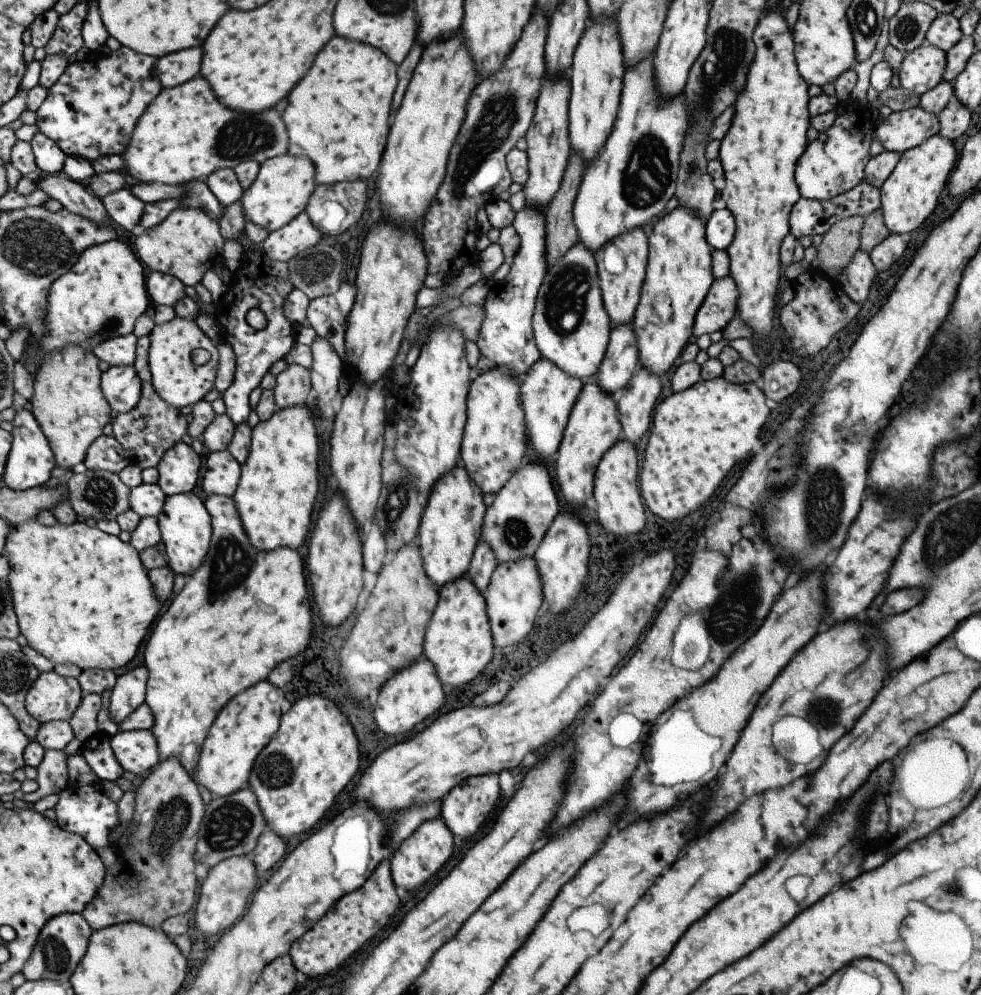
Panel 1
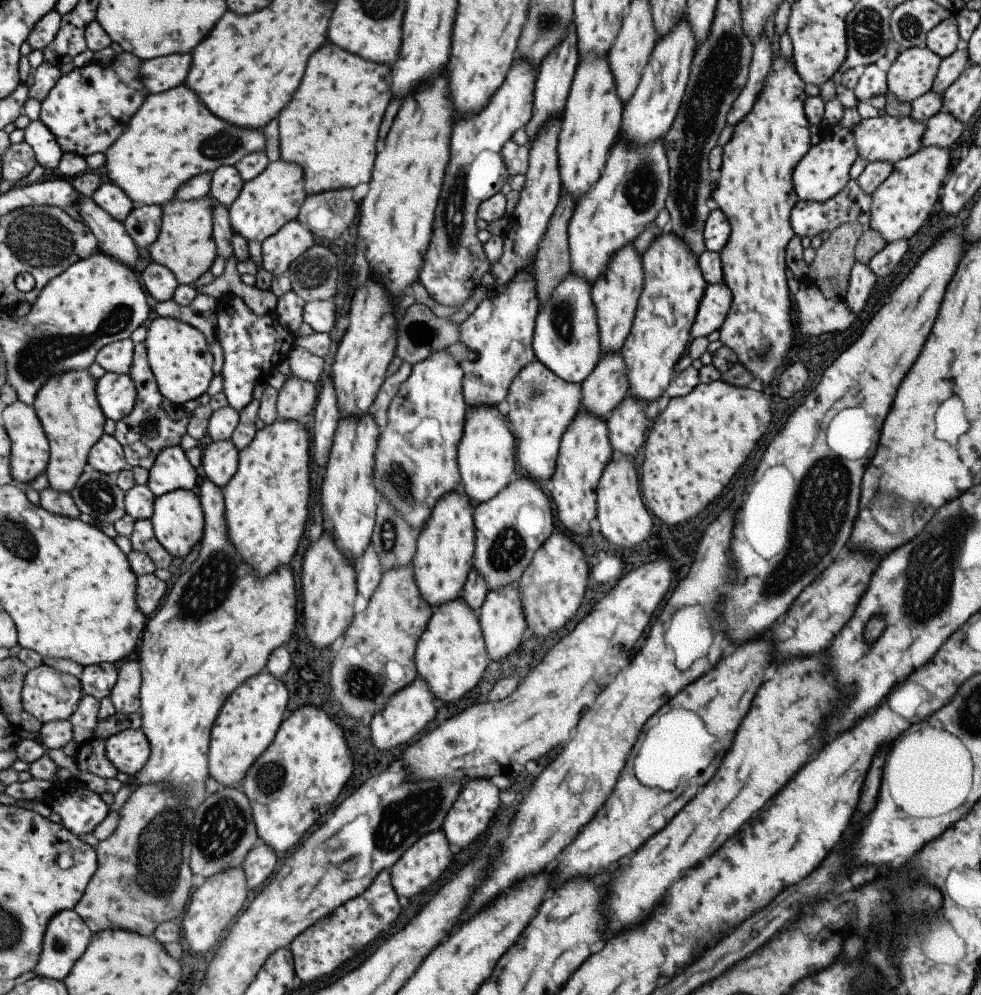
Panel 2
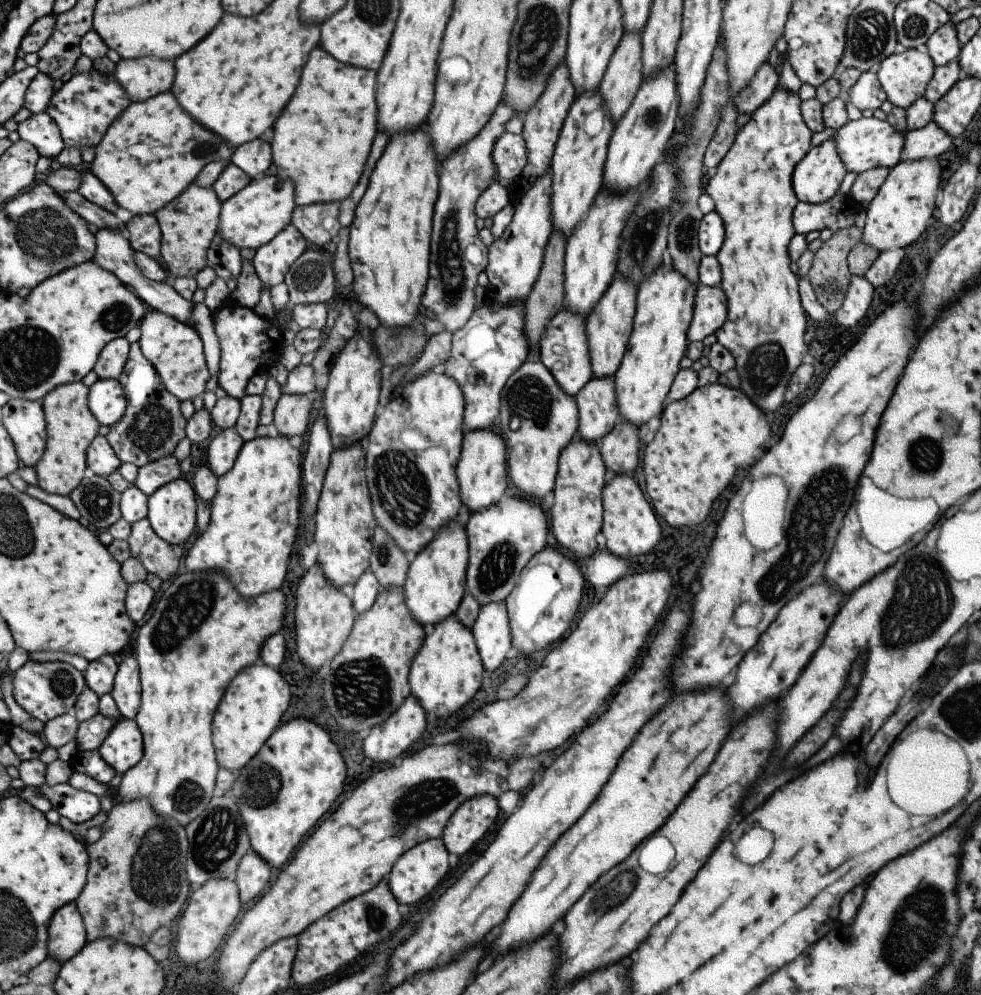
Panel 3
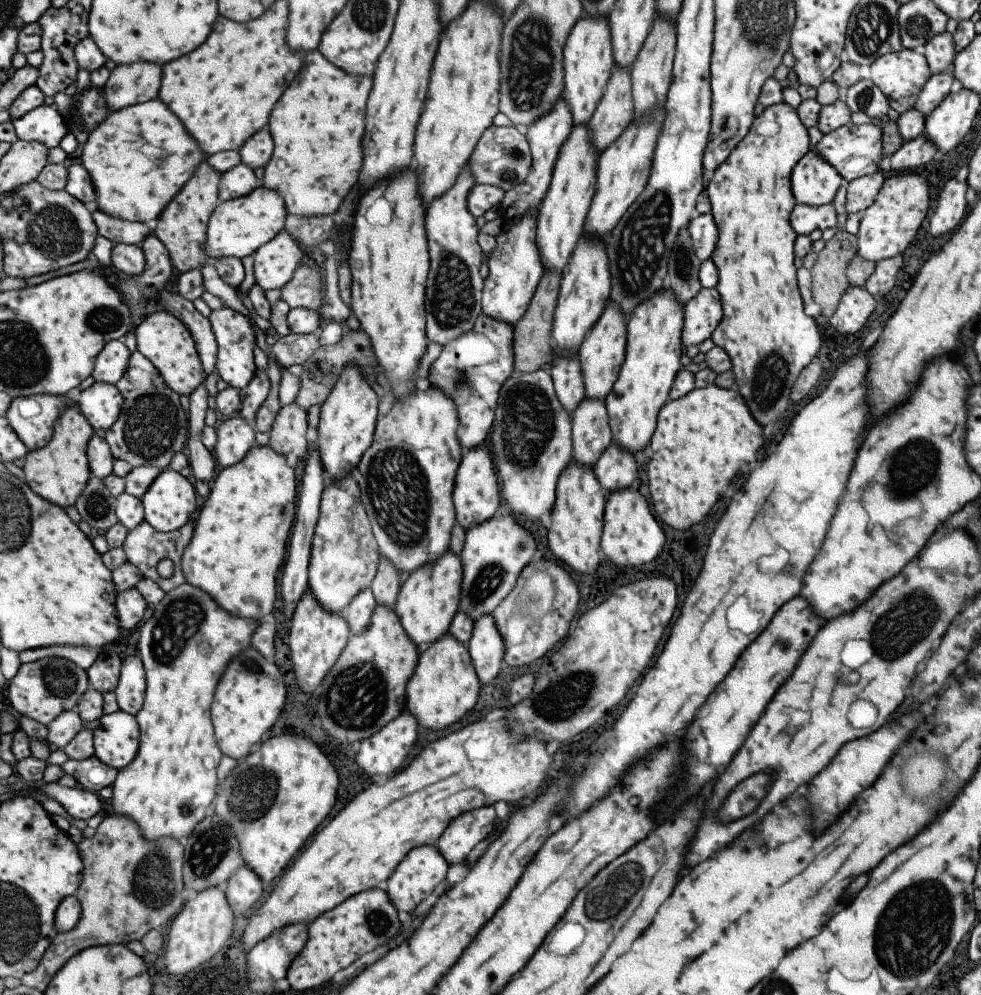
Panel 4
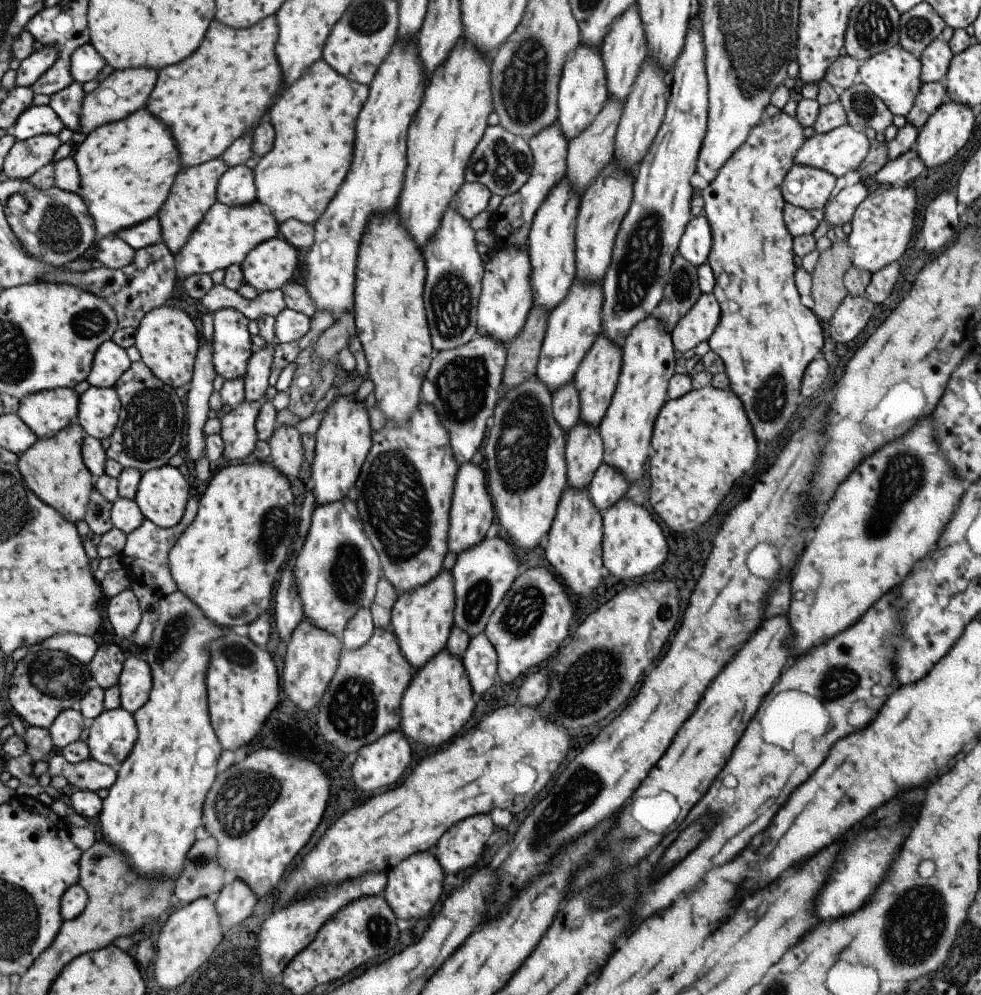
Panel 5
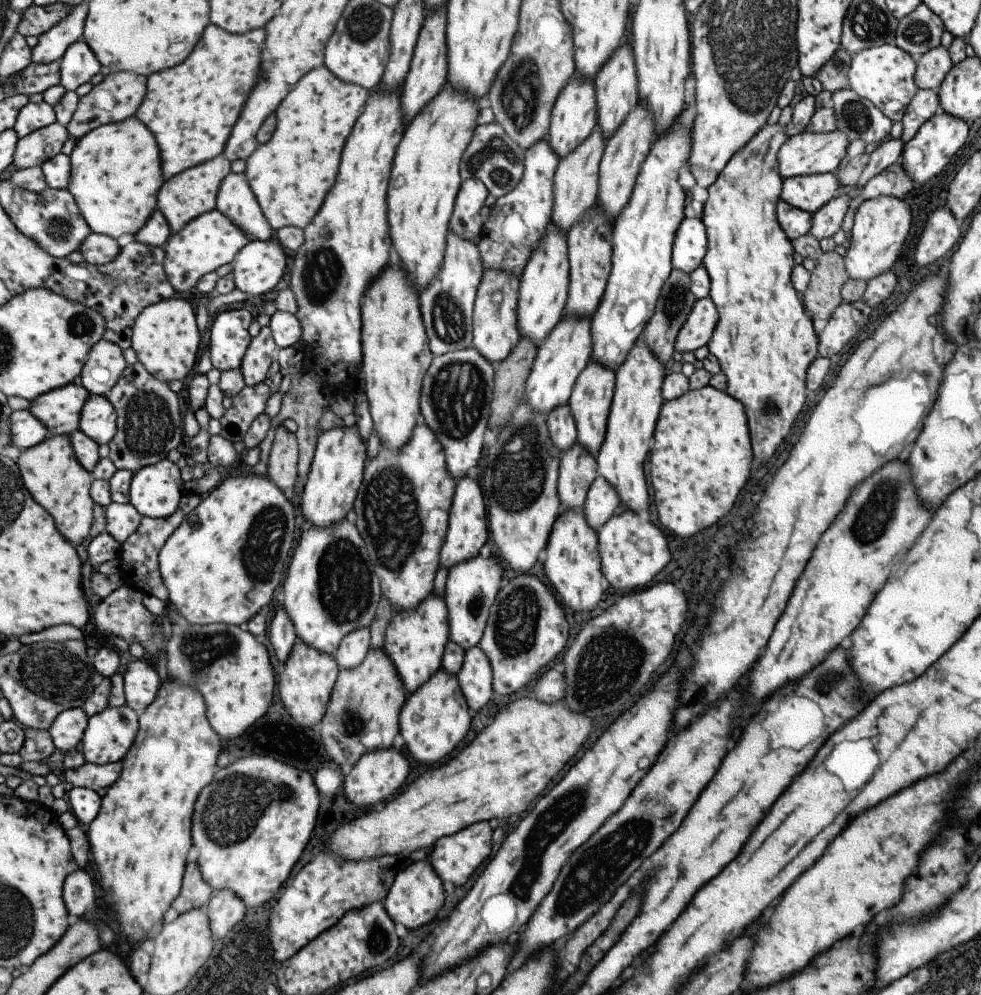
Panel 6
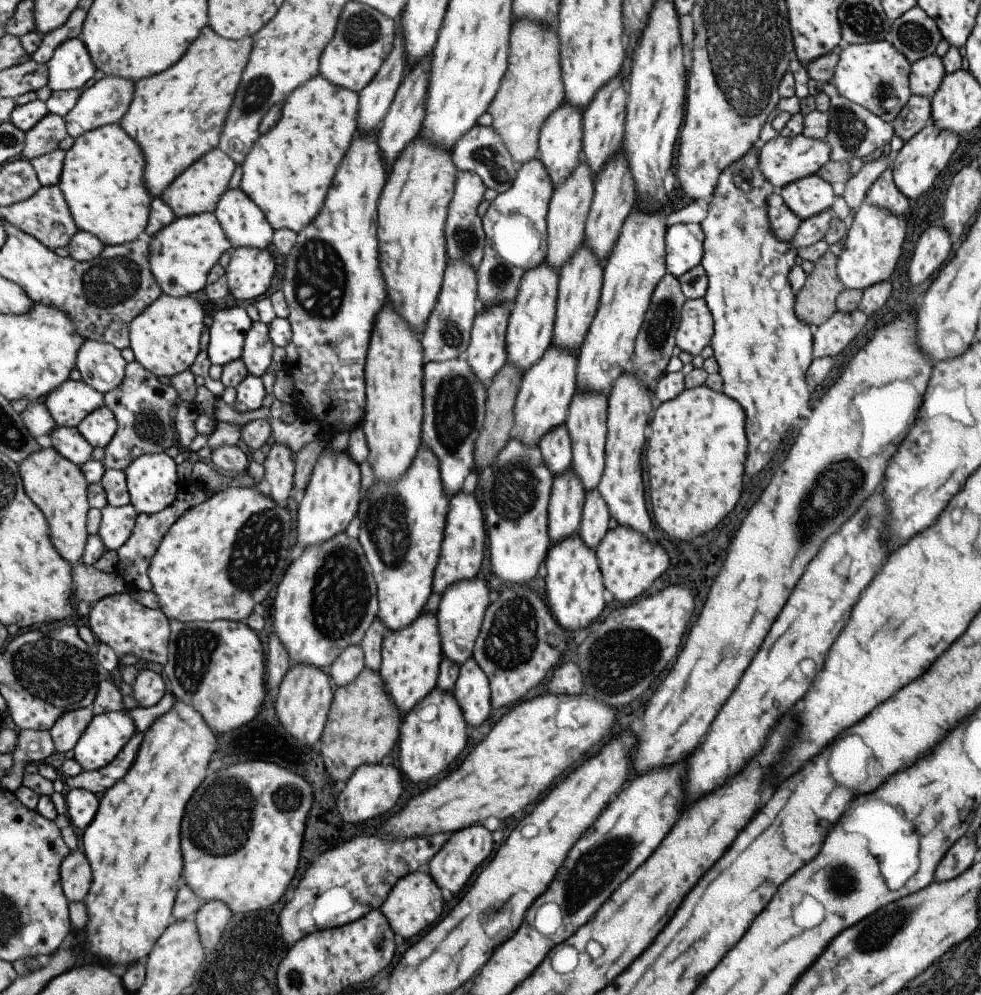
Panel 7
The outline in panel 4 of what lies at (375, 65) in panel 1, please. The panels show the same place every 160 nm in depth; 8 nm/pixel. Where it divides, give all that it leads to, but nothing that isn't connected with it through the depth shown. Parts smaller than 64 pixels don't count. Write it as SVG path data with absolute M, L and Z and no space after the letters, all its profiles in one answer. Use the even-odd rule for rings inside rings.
M316 49L305 52L305 66L297 72L275 108L271 110L265 126L272 137L272 155L263 167L264 187L277 191L283 198L287 214L295 216L332 215L343 201L349 188L357 180L361 168L361 136L365 100L372 86L372 77L345 74L325 60Z

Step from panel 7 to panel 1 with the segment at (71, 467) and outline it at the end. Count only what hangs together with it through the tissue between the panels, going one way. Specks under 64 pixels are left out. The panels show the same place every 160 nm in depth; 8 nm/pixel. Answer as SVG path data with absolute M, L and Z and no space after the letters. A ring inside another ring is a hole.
M70 344L60 351L49 353L41 368L38 370L34 384L35 392L31 400L32 412L38 423L42 425L43 432L53 445L58 466L67 468L79 464L86 456L91 443L101 434L101 428L109 422L109 405L99 388L99 359L91 352L82 349L79 345Z

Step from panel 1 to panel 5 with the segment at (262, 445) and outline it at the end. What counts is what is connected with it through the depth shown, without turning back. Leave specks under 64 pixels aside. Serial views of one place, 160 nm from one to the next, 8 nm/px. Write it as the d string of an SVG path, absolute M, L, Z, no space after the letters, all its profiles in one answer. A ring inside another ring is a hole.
M255 461L251 464L231 464L221 468L219 472L213 474L207 480L207 488L198 501L198 510L195 518L191 520L191 524L179 534L179 538L175 540L175 544L171 546L171 550L167 552L167 566L169 566L169 574L173 578L176 589L187 596L187 600L191 600L191 604L195 604L199 608L199 612L203 614L203 618L209 618L215 626L223 626L223 628L231 628L235 624L249 625L259 615L264 614L269 608L271 598L271 590L273 590L273 582L277 580L277 574L287 558L287 548L291 546L291 526L293 526L293 518L291 518L291 488L287 478L280 474L272 465L265 461Z

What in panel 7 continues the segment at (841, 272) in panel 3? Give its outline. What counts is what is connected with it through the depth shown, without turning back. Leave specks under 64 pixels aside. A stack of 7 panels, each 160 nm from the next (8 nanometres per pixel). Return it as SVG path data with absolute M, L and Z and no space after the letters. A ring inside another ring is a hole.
M825 251L794 295L795 316L808 326L818 327L836 311L835 299L843 289L836 273L836 256Z

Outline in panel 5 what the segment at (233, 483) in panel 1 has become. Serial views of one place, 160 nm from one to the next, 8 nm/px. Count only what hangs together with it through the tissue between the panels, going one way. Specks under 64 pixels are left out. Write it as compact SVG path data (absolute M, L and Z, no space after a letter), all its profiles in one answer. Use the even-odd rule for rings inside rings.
M271 383L266 394L259 401L247 403L243 400L221 418L219 437L223 444L223 458L241 462L253 452L258 440L254 430L258 411L264 402L268 399L272 400L275 394L277 394L277 390Z

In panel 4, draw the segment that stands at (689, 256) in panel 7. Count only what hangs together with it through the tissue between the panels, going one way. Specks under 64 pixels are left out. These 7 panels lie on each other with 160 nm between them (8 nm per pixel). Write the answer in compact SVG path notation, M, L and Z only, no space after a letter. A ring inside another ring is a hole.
M695 214L689 220L687 228L695 256L700 261L709 259L718 239L712 214Z

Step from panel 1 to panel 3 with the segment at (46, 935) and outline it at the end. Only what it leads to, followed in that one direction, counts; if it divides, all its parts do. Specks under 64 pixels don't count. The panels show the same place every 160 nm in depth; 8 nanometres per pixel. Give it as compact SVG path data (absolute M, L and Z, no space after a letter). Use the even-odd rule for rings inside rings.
M74 902L67 903L51 919L49 957L67 963L87 944L85 924Z

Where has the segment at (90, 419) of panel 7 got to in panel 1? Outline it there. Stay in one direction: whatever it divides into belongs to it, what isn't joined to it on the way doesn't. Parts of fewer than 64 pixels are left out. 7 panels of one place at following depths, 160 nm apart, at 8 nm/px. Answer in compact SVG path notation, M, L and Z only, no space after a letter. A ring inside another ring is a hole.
M132 365L110 366L102 374L102 392L116 414L130 411L137 404L140 384Z

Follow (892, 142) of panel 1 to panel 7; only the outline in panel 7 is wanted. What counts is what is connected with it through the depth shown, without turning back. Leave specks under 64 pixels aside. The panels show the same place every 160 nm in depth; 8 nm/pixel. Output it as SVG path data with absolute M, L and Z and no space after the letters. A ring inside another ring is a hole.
M799 133L794 137L781 137L770 139L760 144L758 152L758 163L762 175L770 182L776 191L782 186L815 175L827 161L830 160L831 149L824 139L807 138Z

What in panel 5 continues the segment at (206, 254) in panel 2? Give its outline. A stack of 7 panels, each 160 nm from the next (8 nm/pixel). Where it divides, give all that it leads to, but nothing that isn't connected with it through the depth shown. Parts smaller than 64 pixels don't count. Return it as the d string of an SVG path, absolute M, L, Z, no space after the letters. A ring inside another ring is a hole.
M217 157L197 166L182 168L175 174L167 199L156 215L161 229L160 242L165 244L171 255L179 252L179 248L187 242L193 228L199 224L206 211L216 202L217 182L227 168L227 164Z

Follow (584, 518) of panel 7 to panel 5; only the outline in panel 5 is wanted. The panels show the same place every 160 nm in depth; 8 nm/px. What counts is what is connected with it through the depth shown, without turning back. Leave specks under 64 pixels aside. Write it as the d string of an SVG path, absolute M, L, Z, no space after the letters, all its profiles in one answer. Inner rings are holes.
M601 462L586 490L589 500L602 516L609 506L624 497L628 487L627 480L623 480L617 470Z

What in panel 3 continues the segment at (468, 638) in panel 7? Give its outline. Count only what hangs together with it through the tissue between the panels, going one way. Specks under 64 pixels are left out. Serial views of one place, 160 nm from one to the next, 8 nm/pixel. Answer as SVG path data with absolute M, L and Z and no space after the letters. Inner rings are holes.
M503 495L490 507L470 513L464 527L468 542L464 595L473 595L481 607L507 598L522 568L545 546L549 528L542 510L525 497Z

